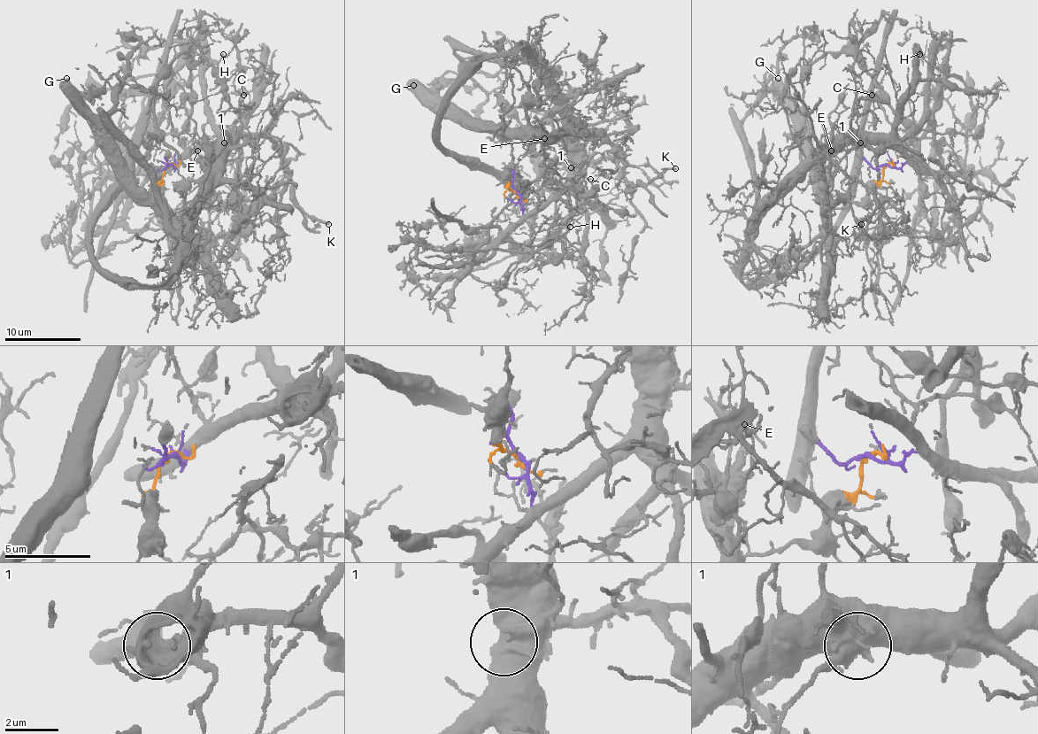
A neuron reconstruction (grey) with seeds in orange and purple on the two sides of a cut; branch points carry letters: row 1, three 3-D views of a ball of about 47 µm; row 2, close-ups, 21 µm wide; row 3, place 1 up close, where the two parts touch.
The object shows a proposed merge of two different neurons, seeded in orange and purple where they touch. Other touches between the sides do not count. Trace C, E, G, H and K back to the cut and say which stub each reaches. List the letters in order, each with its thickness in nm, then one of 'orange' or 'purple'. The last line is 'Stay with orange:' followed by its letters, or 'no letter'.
C: calibre 130 nm; purple
E: calibre 110 nm; purple
G: calibre 600 nm; orange
H: calibre 120 nm; purple
K: calibre 240 nm; purple
Stay with orange: G

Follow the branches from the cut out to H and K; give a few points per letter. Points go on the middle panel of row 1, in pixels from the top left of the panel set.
H: (516, 191), (526, 214), (567, 191), (577, 203), (577, 208), (550, 235), (562, 237), (569, 227)
K: (516, 191), (527, 214), (547, 203), (587, 163), (611, 159), (632, 186), (648, 184), (657, 174), (676, 168)

